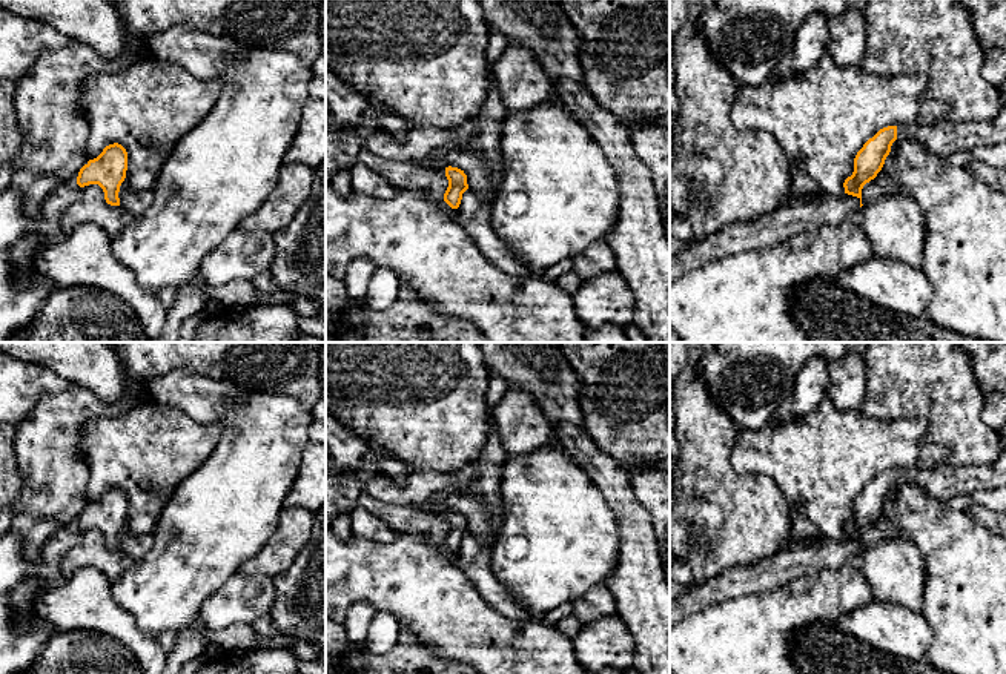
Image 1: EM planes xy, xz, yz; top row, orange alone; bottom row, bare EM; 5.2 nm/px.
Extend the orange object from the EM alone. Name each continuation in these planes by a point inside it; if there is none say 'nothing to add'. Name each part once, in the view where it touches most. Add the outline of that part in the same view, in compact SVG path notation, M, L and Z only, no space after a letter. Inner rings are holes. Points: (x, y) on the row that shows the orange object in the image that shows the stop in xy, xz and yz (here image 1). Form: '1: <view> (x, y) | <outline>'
1: yz (800, 214) | M843 193L829 197L794 197L769 215L753 221L737 221L670 255L670 284L730 255L762 249L809 229L840 224L860 209L860 198Z

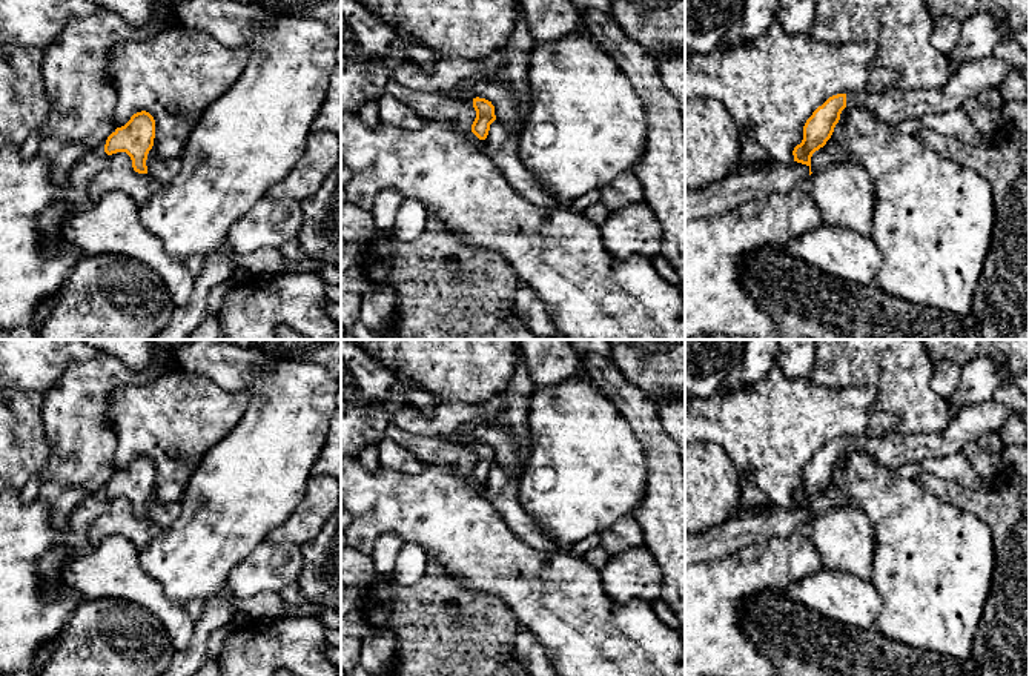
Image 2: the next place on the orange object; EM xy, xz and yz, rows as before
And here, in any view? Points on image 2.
1: yz (750, 182) | M769 158L766 163L745 163L719 183L685 191L685 223L722 214L759 197L789 192L806 177L809 166L797 161L779 164Z

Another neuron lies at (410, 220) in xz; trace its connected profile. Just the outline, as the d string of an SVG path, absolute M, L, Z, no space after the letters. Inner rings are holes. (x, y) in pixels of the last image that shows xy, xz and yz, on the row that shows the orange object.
M405 200L396 212L392 235L404 243L415 241L422 234L427 218L427 209L421 203Z

